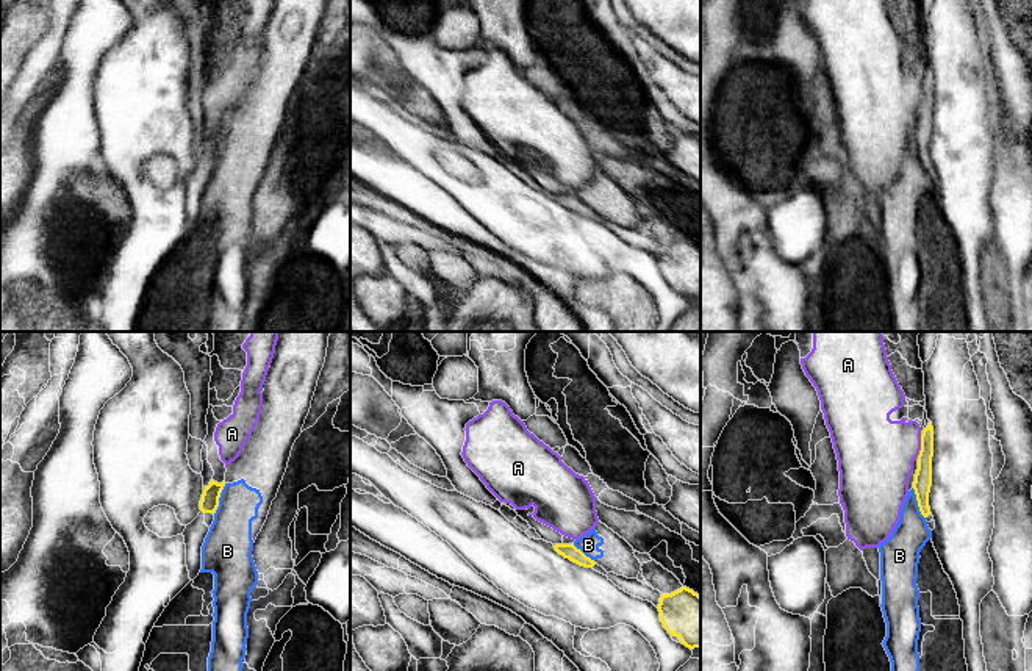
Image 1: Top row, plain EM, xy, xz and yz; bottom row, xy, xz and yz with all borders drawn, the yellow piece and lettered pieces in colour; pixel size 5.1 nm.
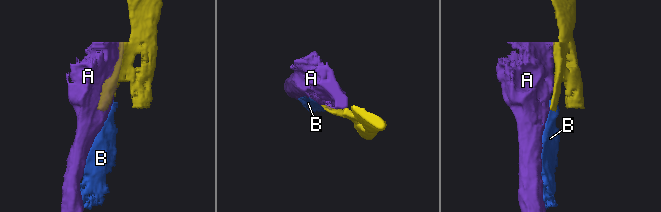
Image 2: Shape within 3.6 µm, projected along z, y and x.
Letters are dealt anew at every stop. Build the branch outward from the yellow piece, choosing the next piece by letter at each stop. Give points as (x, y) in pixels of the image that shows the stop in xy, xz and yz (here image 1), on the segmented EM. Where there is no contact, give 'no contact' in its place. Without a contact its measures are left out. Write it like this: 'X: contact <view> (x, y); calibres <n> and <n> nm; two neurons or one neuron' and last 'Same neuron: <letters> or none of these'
A: contact yz (921, 446); calibres 100 and 380 nm; two neurons
B: contact xy (218, 499); calibres 100 and 240 nm; two neurons
Same neuron: none of these

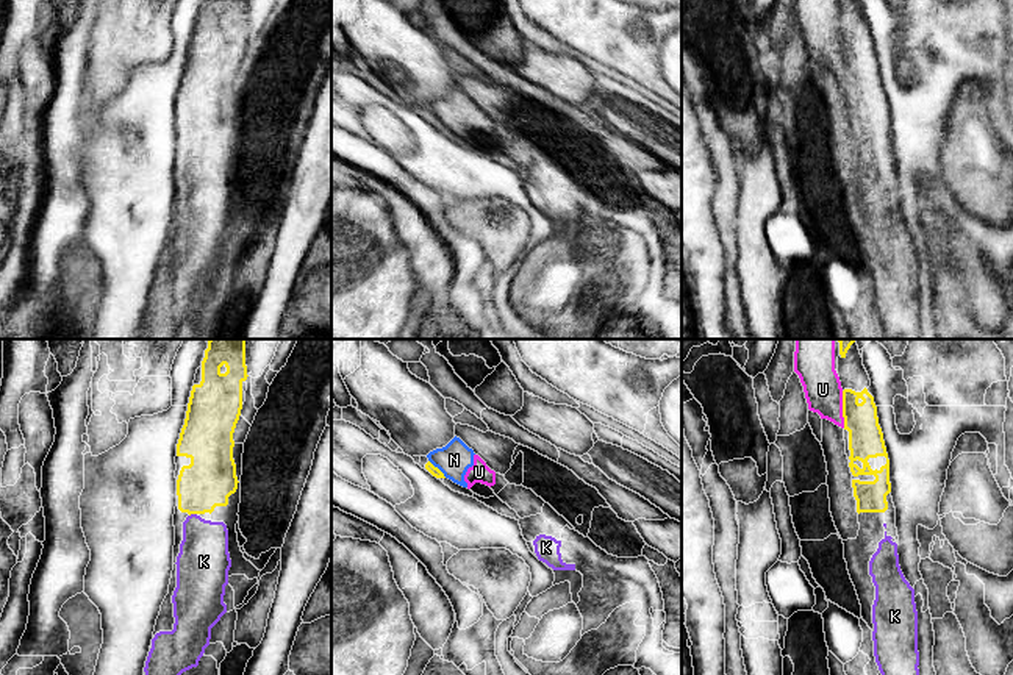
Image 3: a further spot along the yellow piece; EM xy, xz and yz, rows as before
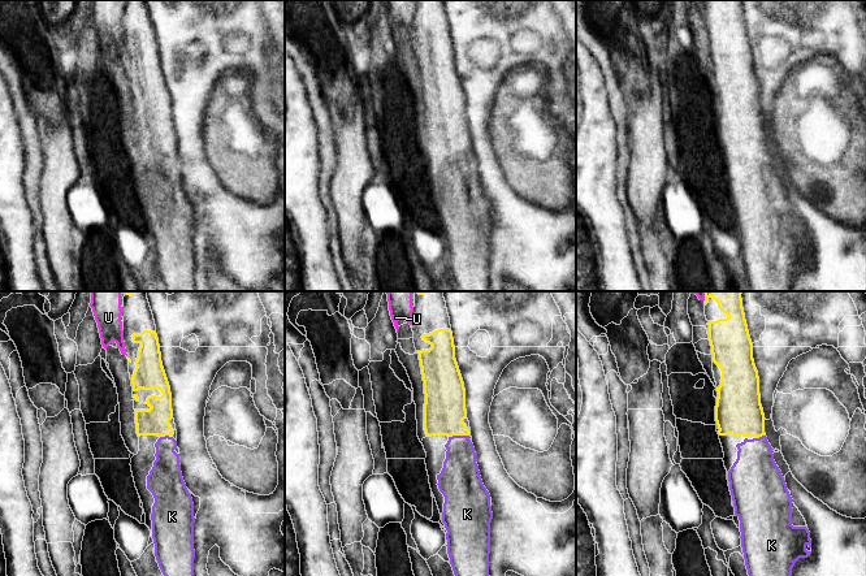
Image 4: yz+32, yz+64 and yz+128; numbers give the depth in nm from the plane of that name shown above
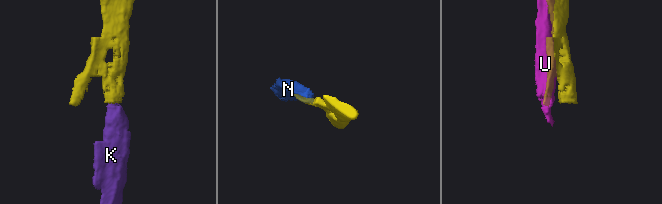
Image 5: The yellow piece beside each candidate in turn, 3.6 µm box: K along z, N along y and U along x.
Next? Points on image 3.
K: contact xy (193, 513); calibres 260 and 260 nm; one neuron
N: contact xz (438, 469); calibres 50 and 170 nm; two neurons
U: contact yz (843, 410); calibres 180 and 190 nm; two neurons
Same neuron: K

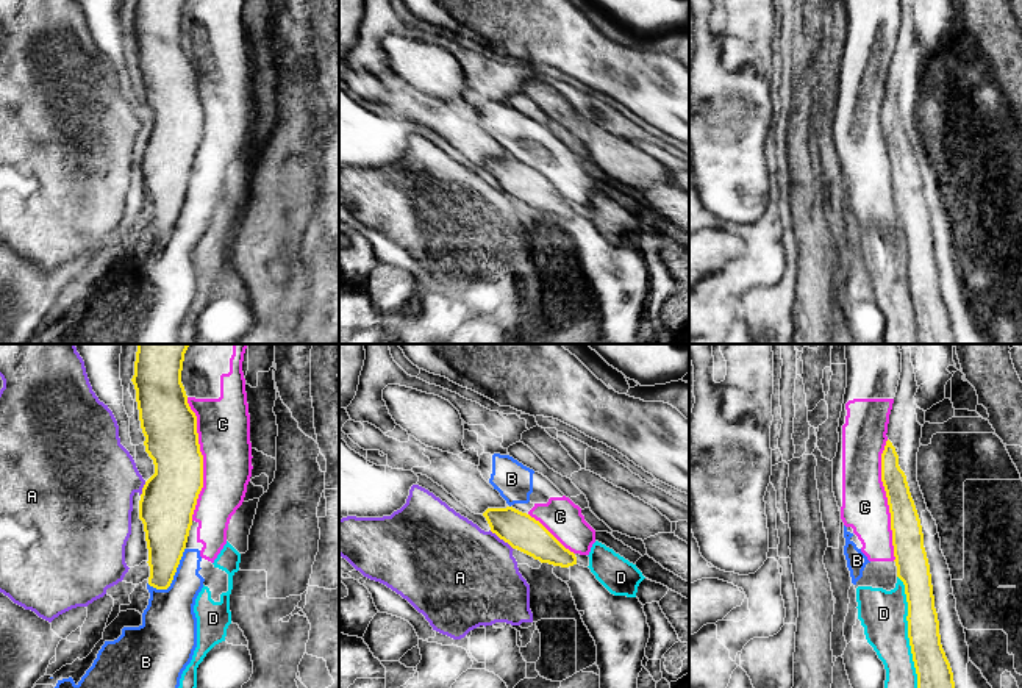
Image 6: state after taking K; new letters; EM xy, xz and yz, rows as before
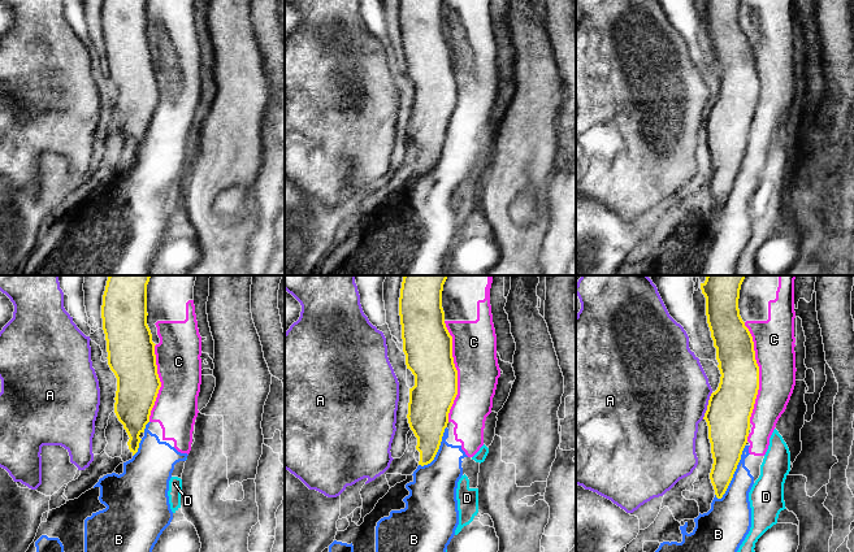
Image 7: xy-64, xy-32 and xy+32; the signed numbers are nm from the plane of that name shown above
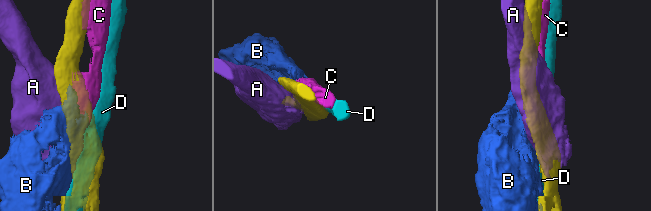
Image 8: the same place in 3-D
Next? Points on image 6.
A: contact xz (502, 538); calibres 190 and 480 nm; two neurons
B: contact xy (174, 574); calibres 220 and 280 nm; two neurons
C: contact xy (202, 458); calibres 280 and 280 nm; two neurons
D: contact yz (908, 632); calibres 180 and 240 nm; two neurons
Same neuron: none of these

